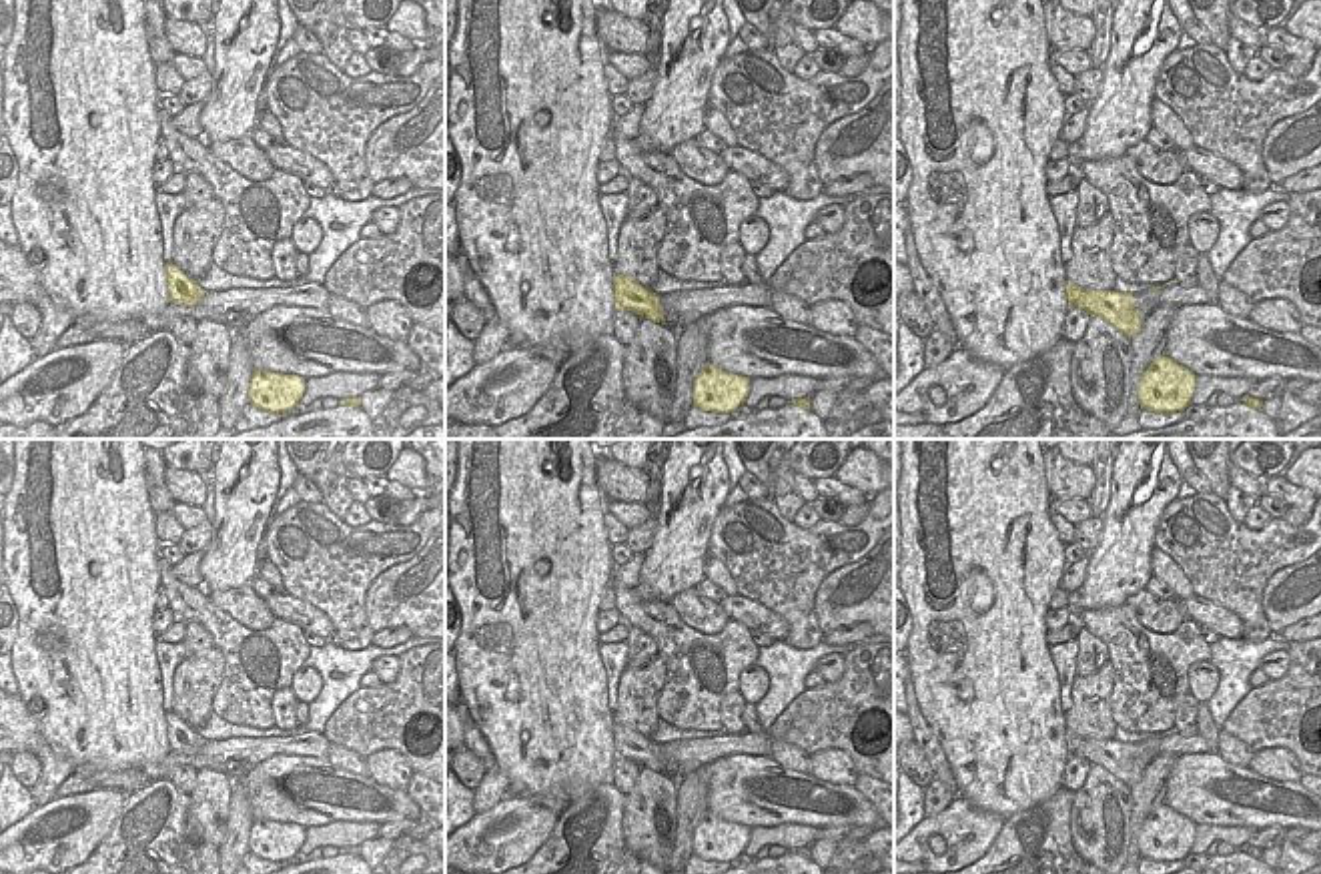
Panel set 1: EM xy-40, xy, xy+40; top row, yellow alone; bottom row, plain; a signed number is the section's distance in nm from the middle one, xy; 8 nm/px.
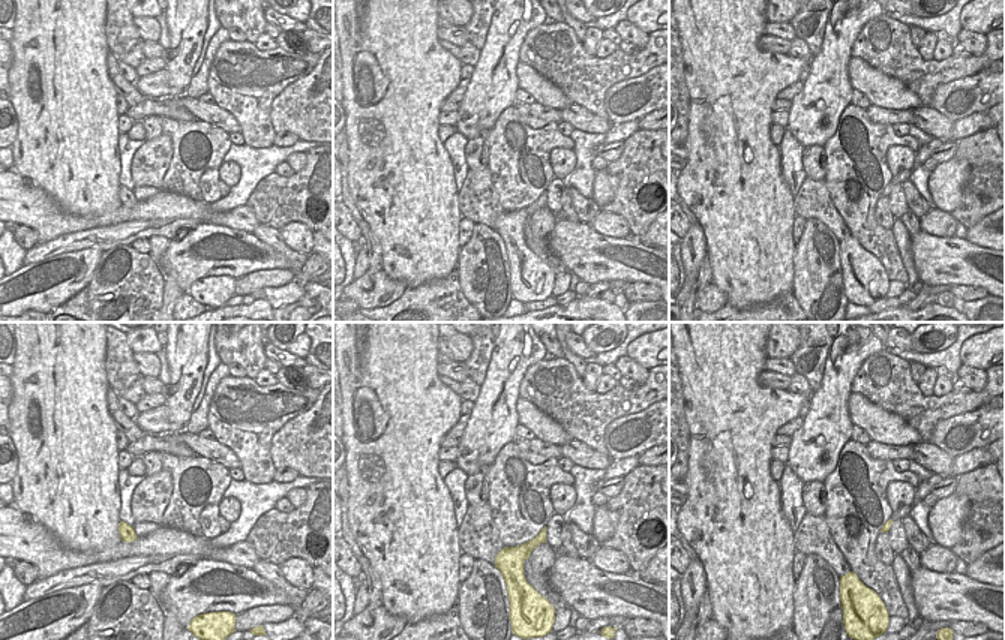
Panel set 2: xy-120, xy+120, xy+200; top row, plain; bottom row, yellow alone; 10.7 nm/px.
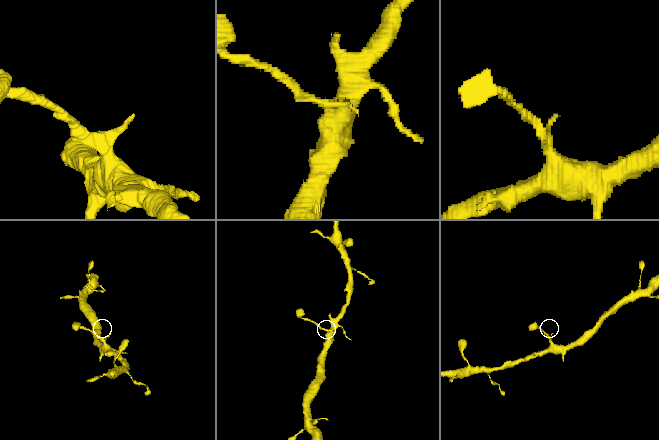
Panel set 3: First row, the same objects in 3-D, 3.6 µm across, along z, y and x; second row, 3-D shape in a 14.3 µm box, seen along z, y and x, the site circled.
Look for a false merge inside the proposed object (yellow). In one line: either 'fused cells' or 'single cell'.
single cell

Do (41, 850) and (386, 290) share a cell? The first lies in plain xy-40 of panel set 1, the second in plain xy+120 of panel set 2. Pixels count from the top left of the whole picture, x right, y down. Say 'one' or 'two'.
one

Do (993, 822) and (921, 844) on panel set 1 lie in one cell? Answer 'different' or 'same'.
same

